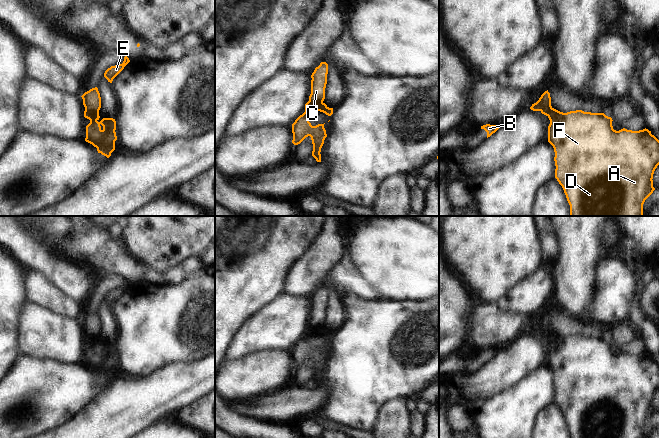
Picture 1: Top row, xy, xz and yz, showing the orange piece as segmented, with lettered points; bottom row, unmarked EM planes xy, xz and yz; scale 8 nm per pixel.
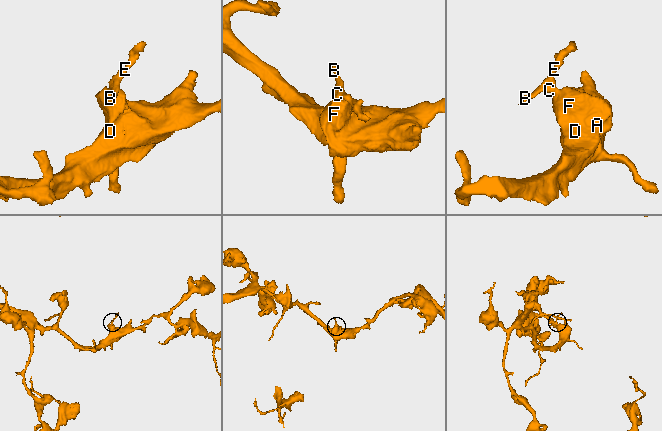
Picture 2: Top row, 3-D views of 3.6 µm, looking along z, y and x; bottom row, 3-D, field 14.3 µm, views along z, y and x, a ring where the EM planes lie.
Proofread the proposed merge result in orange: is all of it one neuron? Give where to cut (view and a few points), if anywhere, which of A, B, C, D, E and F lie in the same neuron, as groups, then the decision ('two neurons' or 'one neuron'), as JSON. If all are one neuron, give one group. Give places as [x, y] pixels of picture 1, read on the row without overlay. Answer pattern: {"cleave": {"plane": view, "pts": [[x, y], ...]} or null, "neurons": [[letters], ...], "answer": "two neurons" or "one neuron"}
{"cleave": {"plane": "xy", "pts": [[85, 334], [92, 338], [96, 344]]}, "neurons": [["A", "D", "F"], ["B", "C", "E"]], "answer": "two neurons"}

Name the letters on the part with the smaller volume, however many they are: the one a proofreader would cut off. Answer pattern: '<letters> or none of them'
B, C, E

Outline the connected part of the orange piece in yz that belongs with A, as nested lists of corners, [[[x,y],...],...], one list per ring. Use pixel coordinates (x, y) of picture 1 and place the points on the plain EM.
[[[551,332],[548,342],[548,366],[555,376],[555,402],[564,414],[570,438],[643,438],[643,428],[655,414],[652,403],[659,389],[659,364],[651,355],[646,352],[616,355],[611,341],[582,334],[563,337]]]

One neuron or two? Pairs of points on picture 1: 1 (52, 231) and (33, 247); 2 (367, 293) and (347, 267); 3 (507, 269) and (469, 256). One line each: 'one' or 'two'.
1: two
2: one
3: one

